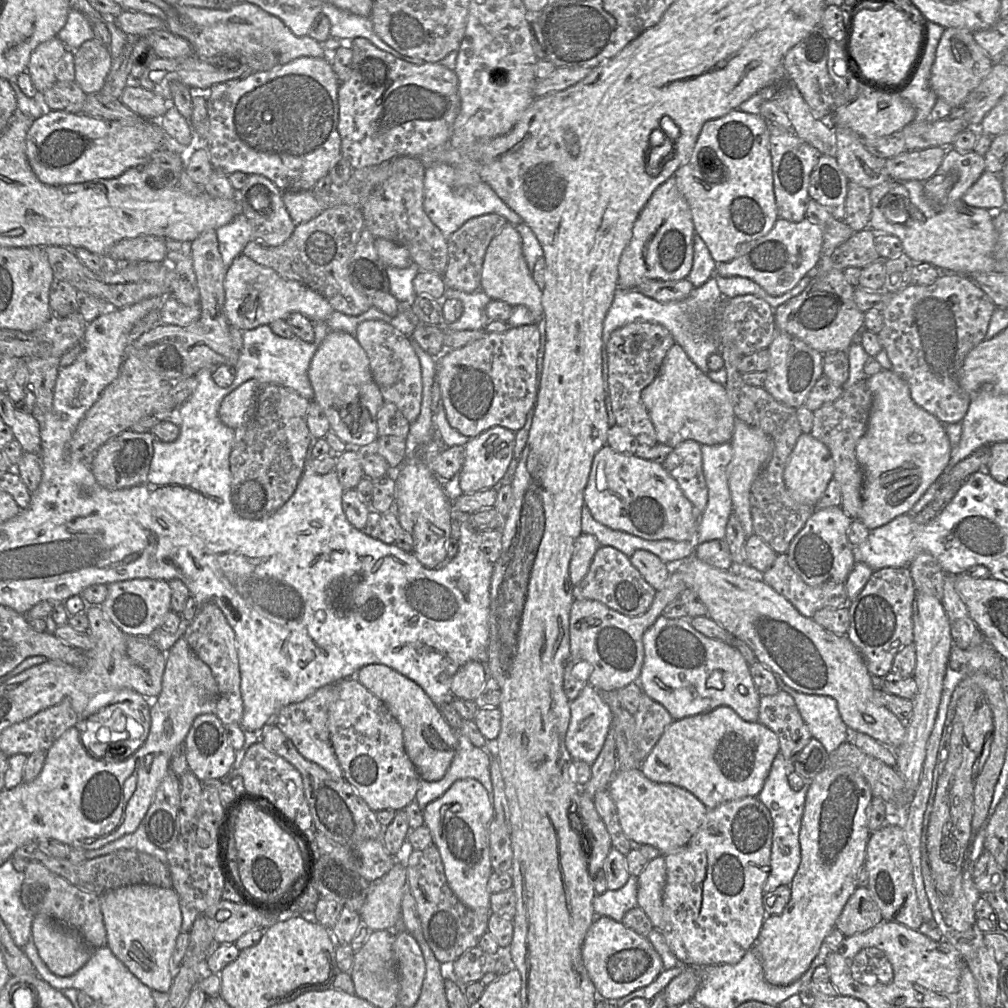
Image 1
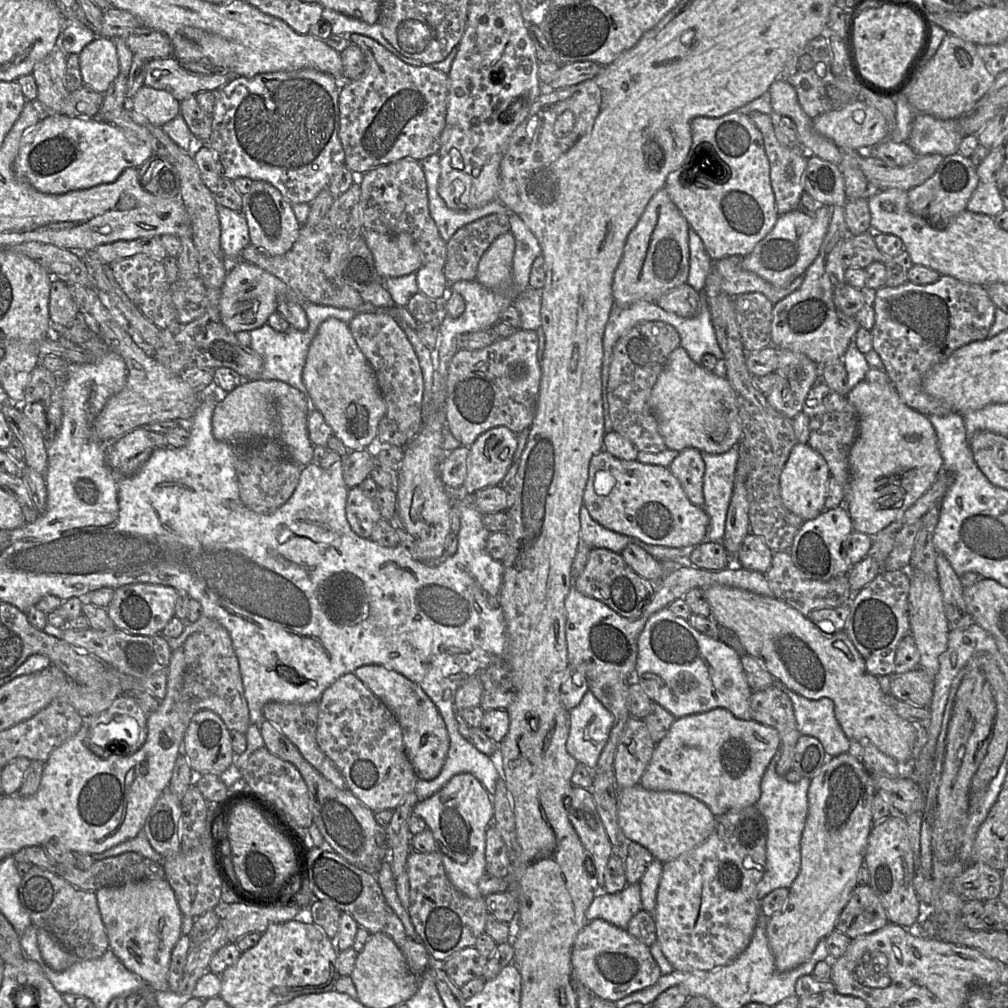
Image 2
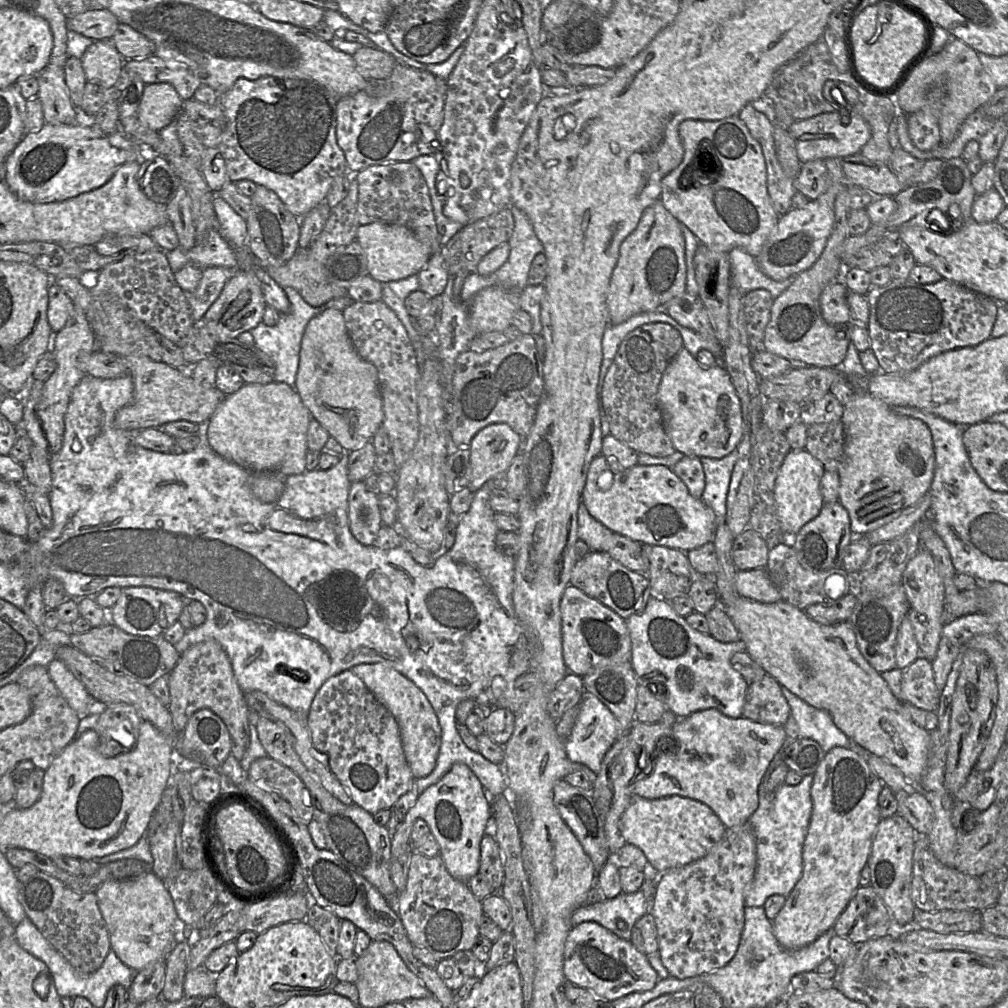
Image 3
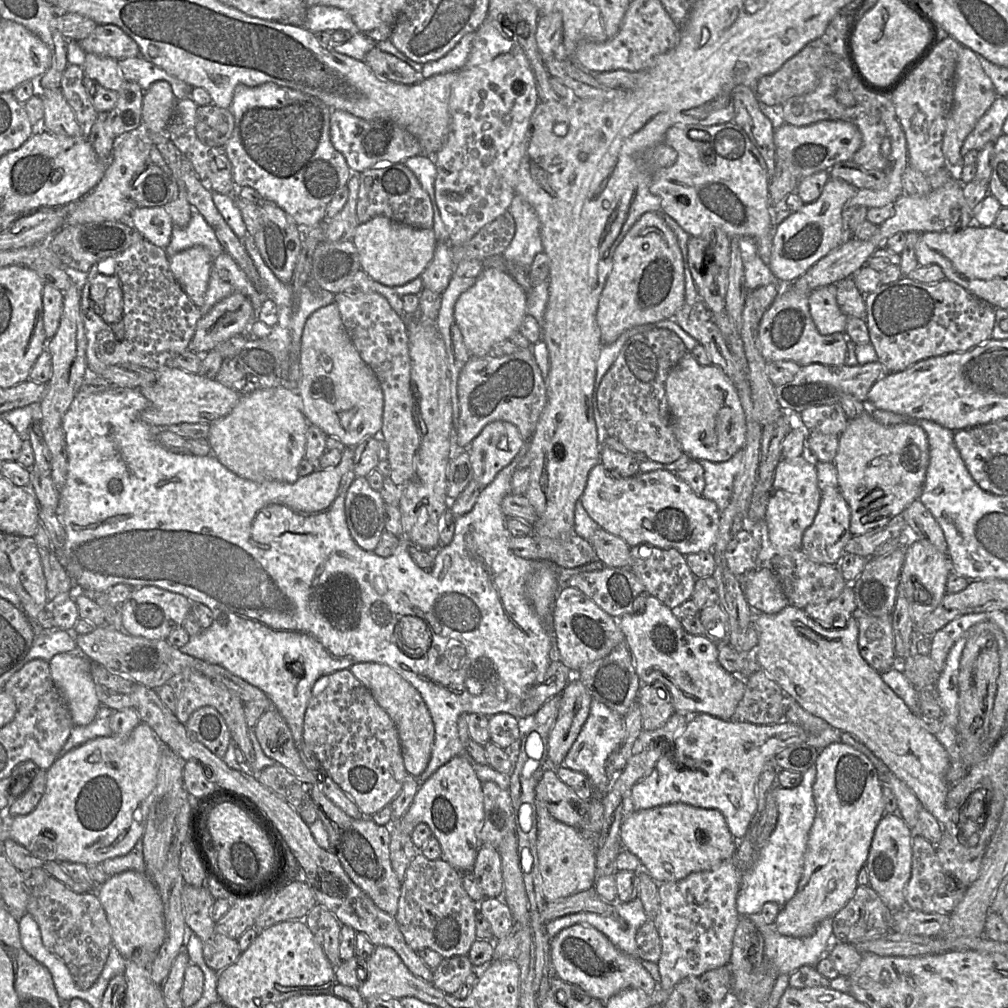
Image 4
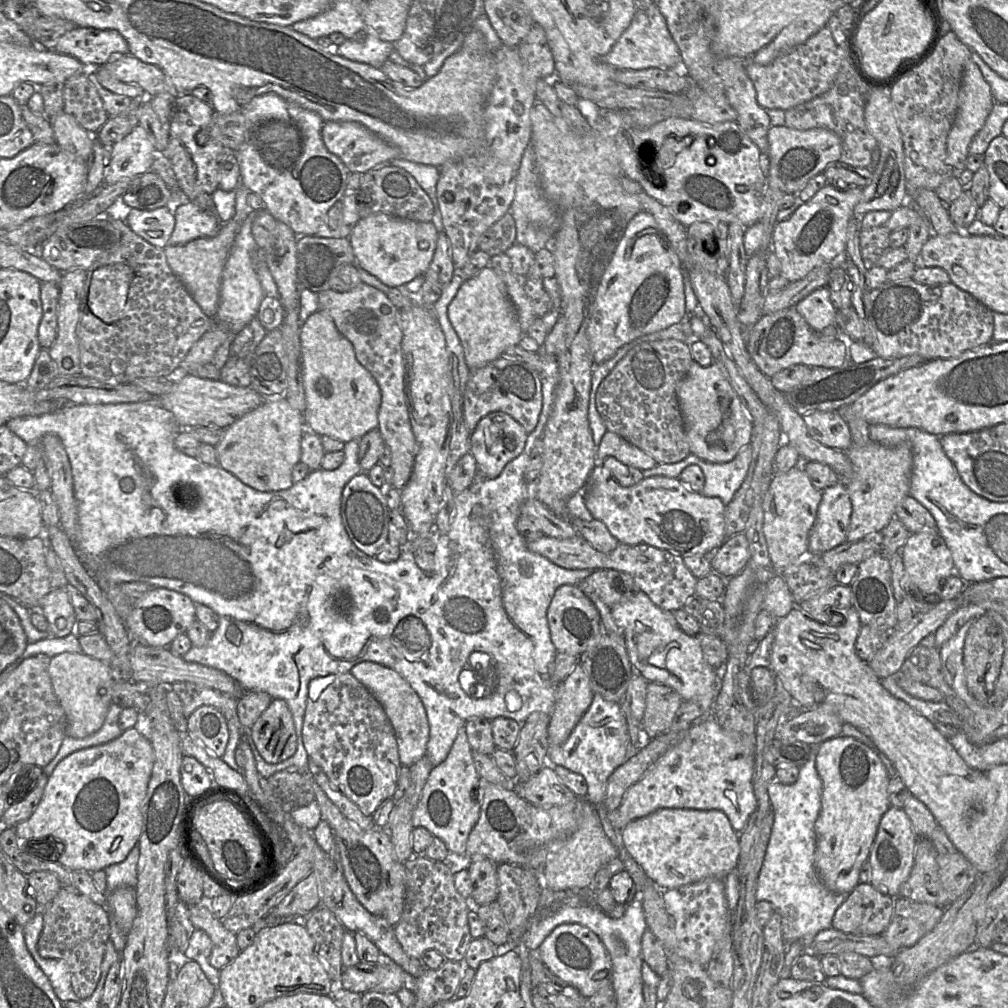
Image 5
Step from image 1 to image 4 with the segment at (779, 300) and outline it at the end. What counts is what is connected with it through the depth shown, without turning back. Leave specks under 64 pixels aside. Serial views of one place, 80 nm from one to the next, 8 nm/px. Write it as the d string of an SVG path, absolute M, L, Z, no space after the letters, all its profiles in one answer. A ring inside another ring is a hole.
M740 237L739 249L744 267L744 285L748 291L753 291L767 284L782 285L758 255L753 238Z

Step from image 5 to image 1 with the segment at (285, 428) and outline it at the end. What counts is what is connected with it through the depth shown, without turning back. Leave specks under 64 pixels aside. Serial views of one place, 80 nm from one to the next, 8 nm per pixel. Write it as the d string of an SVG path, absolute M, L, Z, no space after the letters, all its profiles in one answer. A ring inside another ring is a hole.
M251 379L226 395L218 410L222 423L235 430L247 422L254 412L256 394L262 385L269 384Z

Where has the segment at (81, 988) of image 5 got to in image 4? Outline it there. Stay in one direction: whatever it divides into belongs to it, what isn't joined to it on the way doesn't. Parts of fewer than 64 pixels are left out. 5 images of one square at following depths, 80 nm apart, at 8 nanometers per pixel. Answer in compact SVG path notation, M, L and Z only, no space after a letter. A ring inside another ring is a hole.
M49 875L43 885L29 891L27 913L36 920L45 948L66 964L76 986L91 988L112 945L111 927L96 892L76 893Z

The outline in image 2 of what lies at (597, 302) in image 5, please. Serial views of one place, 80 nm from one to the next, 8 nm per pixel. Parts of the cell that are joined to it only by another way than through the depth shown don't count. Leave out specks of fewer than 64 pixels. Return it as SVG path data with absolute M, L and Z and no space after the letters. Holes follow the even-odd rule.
M665 188L658 190L627 236L612 282L615 305L628 306L641 300L656 303L668 290L687 283L688 230L689 224L671 201Z

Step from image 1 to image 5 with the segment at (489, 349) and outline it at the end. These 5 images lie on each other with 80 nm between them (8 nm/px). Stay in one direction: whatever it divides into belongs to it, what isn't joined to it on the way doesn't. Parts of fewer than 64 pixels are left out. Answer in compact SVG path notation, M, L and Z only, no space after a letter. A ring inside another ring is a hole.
M499 357L470 372L463 400L464 423L472 433L481 419L500 411L514 418L530 434L538 424L542 401L539 373L527 363Z

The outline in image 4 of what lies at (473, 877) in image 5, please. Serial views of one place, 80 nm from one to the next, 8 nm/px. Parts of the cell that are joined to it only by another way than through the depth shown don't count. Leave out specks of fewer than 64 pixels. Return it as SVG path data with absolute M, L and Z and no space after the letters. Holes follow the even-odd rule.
M481 843L472 873L482 889L484 898L502 898L501 857L492 844Z

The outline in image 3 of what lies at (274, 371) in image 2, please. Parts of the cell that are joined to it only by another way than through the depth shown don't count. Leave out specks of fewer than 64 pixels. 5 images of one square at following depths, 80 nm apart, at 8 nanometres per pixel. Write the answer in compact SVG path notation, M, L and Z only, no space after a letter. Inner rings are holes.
M283 287L291 309L288 313L279 313L279 321L275 326L267 326L260 322L255 328L250 330L254 338L254 345L266 353L275 363L275 374L273 382L283 382L295 389L297 371L299 367L299 355L301 340L308 322L326 309L335 308L343 311L354 301L347 295L341 298L329 300L325 304L317 307L309 305L301 294L292 287Z

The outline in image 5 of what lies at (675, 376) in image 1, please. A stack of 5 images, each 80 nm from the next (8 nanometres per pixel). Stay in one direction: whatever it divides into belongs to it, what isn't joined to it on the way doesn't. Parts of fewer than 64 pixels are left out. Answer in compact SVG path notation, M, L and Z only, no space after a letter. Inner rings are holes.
M692 360L688 372L677 387L677 398L691 454L708 462L725 463L751 442L752 421L715 362L702 367Z

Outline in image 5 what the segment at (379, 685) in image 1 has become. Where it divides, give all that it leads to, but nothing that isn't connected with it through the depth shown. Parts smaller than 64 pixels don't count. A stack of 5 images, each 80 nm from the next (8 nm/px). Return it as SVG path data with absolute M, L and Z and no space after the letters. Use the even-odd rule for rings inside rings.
M371 661L354 665L350 672L384 707L396 734L402 765L410 767L425 756L430 737L429 721L421 698L409 682L394 669Z

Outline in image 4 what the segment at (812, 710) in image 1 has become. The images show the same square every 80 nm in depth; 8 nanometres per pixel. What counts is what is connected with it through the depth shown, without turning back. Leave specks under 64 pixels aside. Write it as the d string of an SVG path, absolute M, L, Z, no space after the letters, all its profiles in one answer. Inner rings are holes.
M785 694L785 712L792 709L798 717L798 724L808 734L807 743L819 751L841 740L841 732L825 720L804 710L791 696Z

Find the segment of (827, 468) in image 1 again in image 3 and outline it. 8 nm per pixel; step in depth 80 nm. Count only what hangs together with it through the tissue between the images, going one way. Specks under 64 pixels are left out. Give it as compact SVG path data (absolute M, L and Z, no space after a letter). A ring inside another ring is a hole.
M805 448L791 449L786 455L776 478L774 500L782 530L787 536L794 537L805 524L820 513L824 505L820 491L824 472L823 464Z

